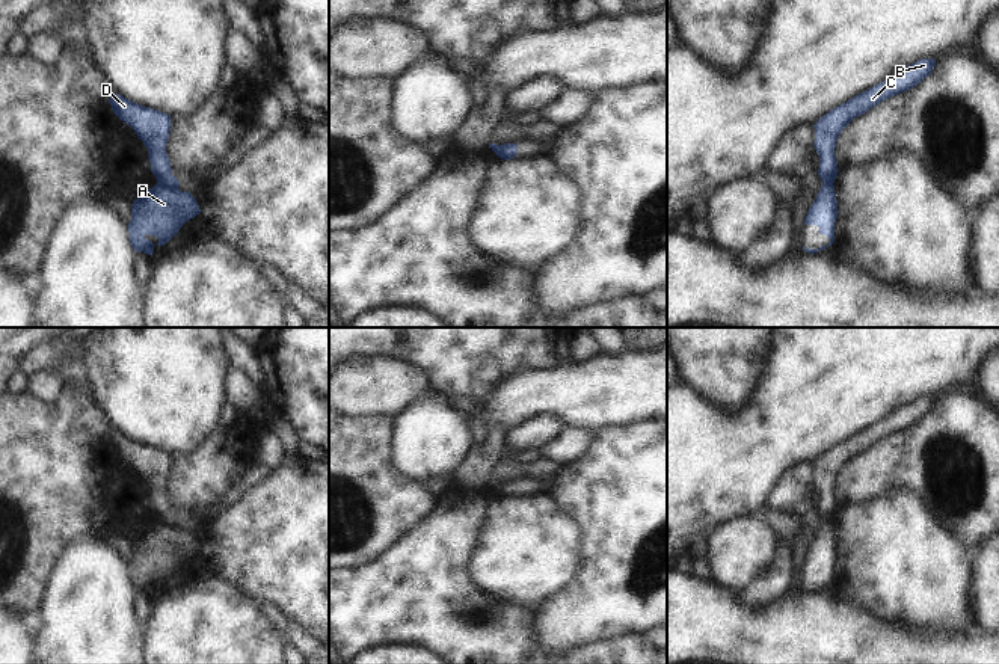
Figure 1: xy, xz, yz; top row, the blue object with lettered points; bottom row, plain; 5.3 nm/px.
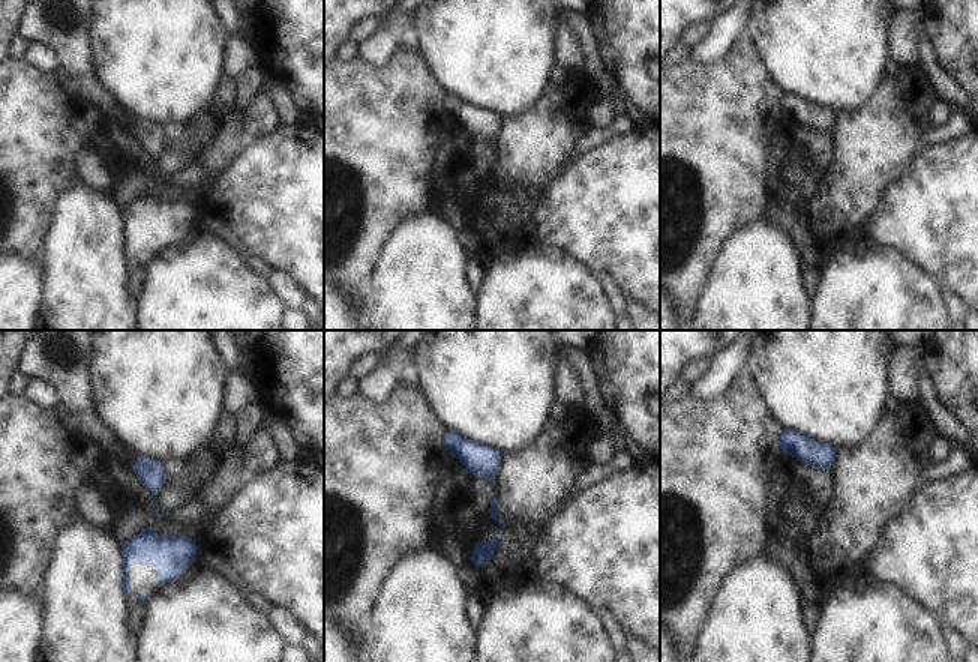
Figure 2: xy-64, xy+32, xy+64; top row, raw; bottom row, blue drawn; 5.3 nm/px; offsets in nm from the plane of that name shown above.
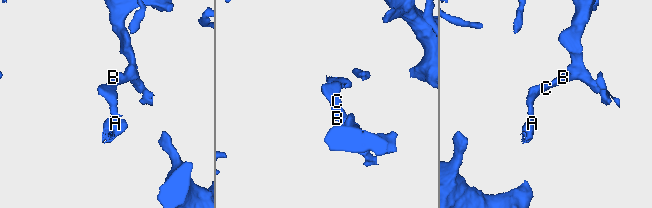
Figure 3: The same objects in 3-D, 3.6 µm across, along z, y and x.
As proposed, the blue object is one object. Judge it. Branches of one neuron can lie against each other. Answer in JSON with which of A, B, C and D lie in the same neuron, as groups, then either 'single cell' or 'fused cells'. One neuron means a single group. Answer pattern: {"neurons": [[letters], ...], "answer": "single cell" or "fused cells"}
{"neurons": [["A"], ["B", "C", "D"]], "answer": "fused cells"}

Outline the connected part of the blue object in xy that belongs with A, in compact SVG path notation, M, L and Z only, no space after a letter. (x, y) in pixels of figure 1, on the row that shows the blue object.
M157 183L131 204L131 220L127 225L130 244L136 252L152 255L154 243L145 238L146 234L155 235L157 244L163 246L199 213L192 193Z

